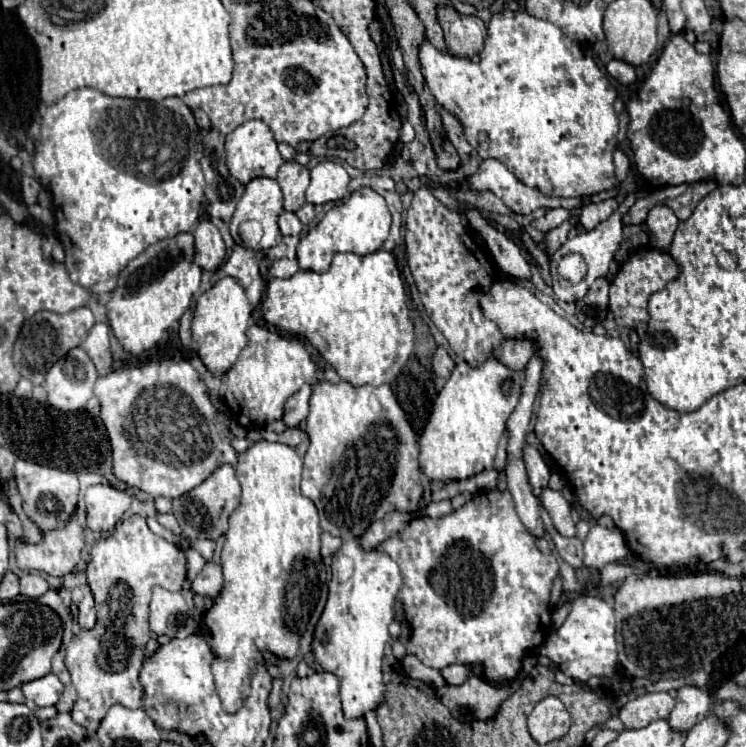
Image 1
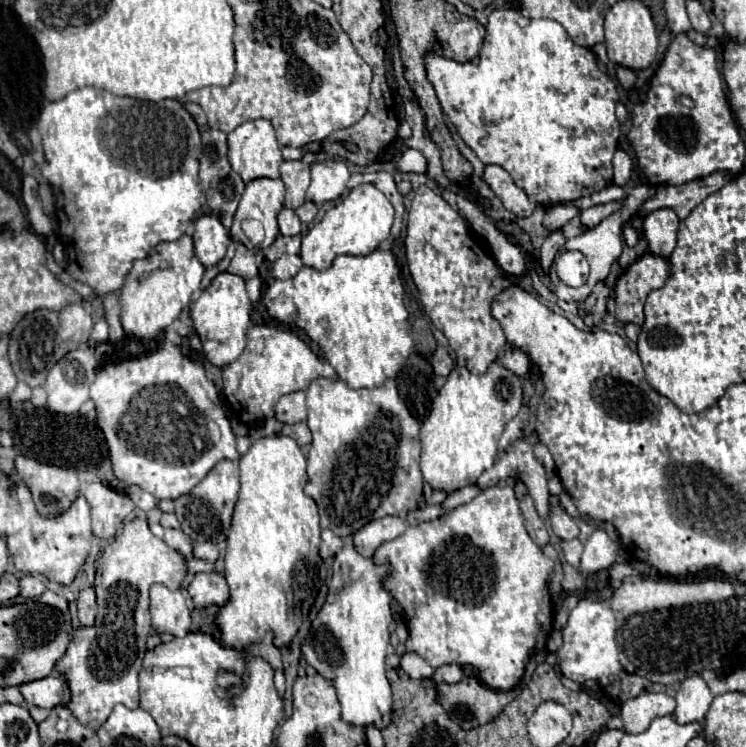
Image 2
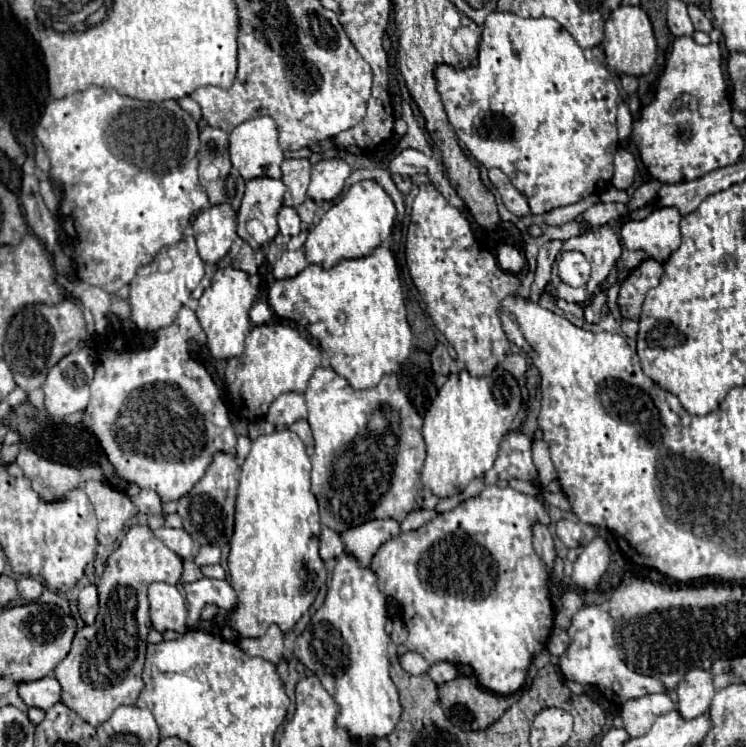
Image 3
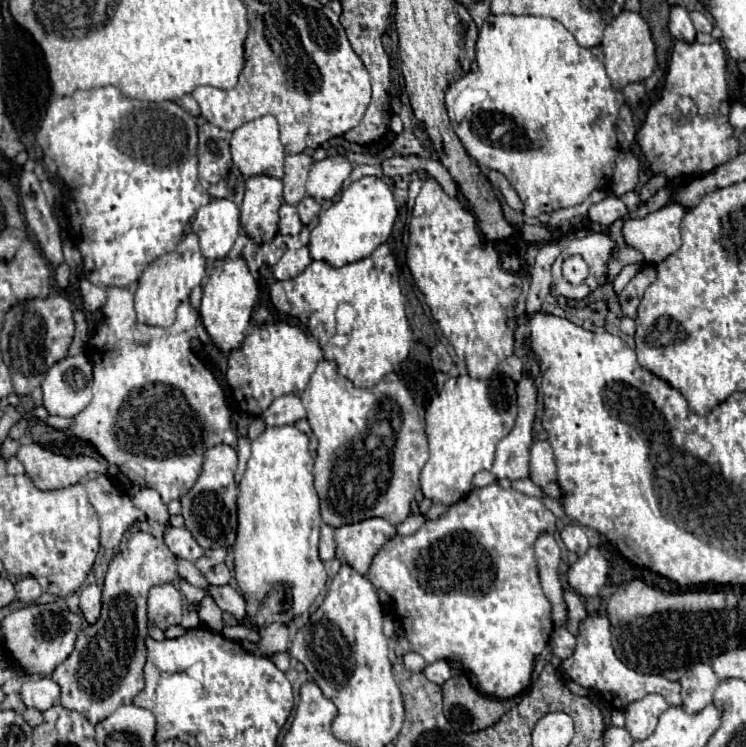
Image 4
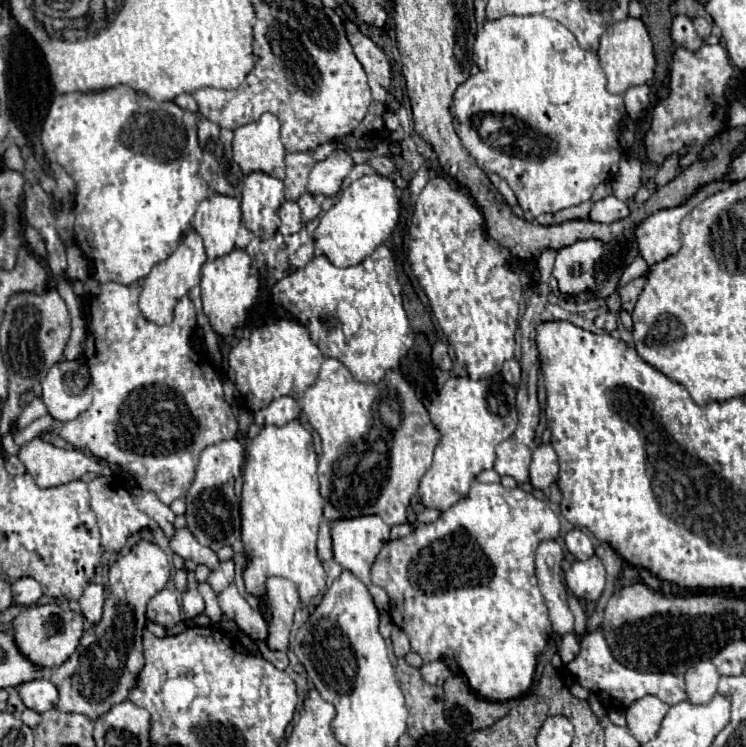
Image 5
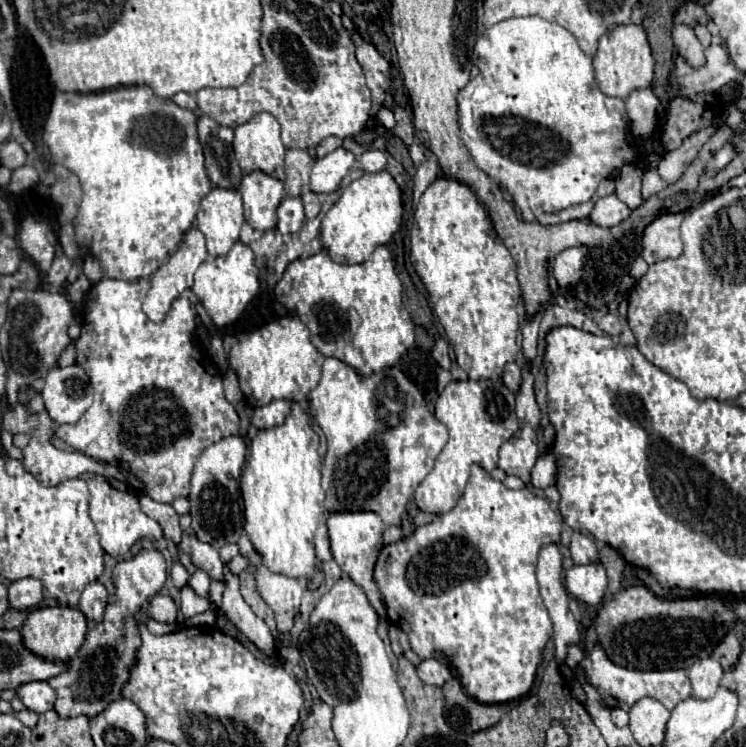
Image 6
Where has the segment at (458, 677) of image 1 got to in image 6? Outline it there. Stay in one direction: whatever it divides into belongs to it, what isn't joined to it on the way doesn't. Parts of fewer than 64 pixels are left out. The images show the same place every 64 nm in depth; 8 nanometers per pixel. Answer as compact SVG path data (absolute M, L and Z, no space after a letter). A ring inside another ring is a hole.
M428 658L428 660L422 660L418 666L418 678L424 682L424 684L442 687L446 680L452 678L452 673L448 665L440 662L435 658Z

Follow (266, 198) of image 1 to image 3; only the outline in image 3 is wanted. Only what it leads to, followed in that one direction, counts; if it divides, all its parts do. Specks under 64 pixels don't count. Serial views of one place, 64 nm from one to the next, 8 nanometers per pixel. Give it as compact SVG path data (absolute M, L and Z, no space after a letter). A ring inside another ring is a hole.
M252 178L246 182L246 192L242 198L242 204L238 208L238 236L246 240L252 248L260 248L256 240L248 234L246 222L250 220L260 220L268 232L268 238L272 240L278 232L276 224L276 214L282 206L282 196L284 196L286 186L282 180L274 178Z

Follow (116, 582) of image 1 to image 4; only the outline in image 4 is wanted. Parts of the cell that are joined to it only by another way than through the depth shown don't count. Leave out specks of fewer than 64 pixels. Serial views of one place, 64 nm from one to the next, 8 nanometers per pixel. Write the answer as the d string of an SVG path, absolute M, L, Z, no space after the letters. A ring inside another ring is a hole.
M136 532L128 540L126 548L112 558L106 572L102 614L98 622L78 634L74 652L52 672L52 680L61 688L60 701L56 706L80 712L96 724L118 706L132 702L132 698L144 688L142 668L146 664L144 638L148 636L148 592L152 586L172 582L174 576L178 576L176 556L162 540L146 532Z

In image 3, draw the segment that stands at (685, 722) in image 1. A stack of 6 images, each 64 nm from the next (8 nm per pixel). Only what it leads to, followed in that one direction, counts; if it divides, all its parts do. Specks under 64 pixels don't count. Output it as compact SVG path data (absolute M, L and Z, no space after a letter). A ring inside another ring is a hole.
M692 668L686 672L682 682L678 684L678 712L684 718L696 718L710 708L714 696L712 672L704 668Z

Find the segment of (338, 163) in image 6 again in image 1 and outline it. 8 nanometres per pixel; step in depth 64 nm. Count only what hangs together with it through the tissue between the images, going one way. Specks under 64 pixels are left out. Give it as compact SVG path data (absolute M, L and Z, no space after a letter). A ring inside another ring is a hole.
M324 160L316 164L312 170L312 180L306 190L306 202L310 204L326 204L326 202L336 202L346 196L350 176L344 170L342 164Z

